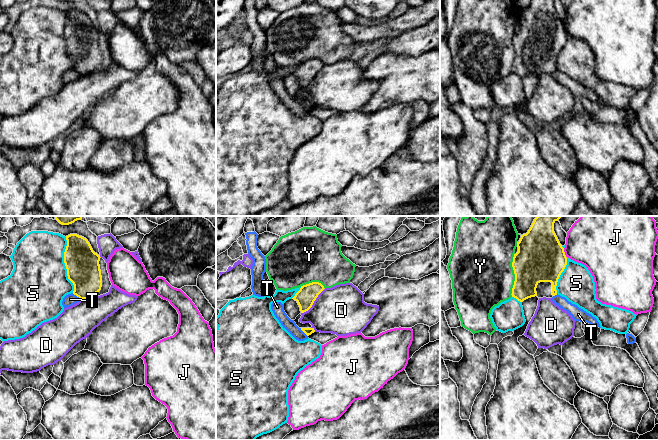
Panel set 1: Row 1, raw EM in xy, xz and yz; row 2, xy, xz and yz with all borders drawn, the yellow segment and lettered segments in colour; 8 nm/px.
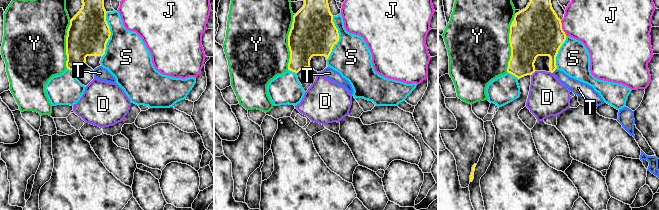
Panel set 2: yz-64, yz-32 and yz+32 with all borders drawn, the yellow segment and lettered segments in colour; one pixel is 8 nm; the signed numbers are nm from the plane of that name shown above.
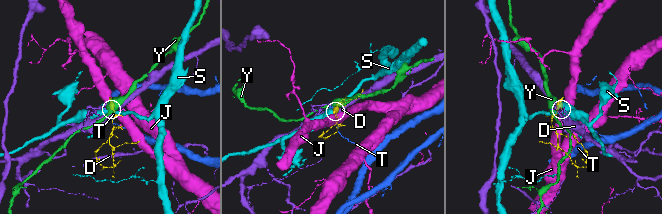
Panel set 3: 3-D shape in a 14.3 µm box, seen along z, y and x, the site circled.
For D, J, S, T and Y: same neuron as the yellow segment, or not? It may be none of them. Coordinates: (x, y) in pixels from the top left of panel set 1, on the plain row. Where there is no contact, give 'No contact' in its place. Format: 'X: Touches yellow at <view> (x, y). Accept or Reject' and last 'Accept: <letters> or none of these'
D: Touches yellow at xz (313, 78). Reject
J: Touches yellow at yz (564, 29). Reject
S: Touches yellow at xy (65, 41). Reject
T: Touches yellow at xy (76, 71). Reject
Y: Touches yellow at yz (515, 51). Reject
Accept: none of these

